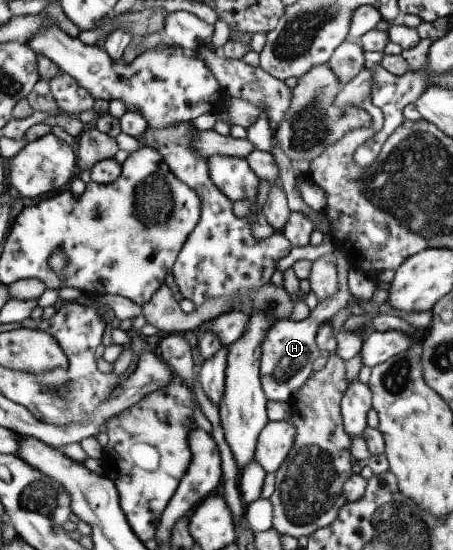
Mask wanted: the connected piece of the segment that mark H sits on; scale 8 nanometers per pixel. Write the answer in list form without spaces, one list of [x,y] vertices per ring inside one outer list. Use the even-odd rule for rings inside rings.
[[[335,248],[331,255],[335,258],[339,291],[332,298],[320,301],[314,308],[310,309],[309,316],[301,321],[276,319],[267,332],[264,341],[262,341],[258,375],[267,401],[291,402],[296,389],[308,379],[312,369],[312,362],[322,355],[322,351],[315,344],[315,334],[318,332],[319,325],[329,321],[338,311],[344,308],[350,307],[354,310],[357,308],[357,300],[352,299],[346,288],[347,272],[350,268],[344,254],[342,250]]]

